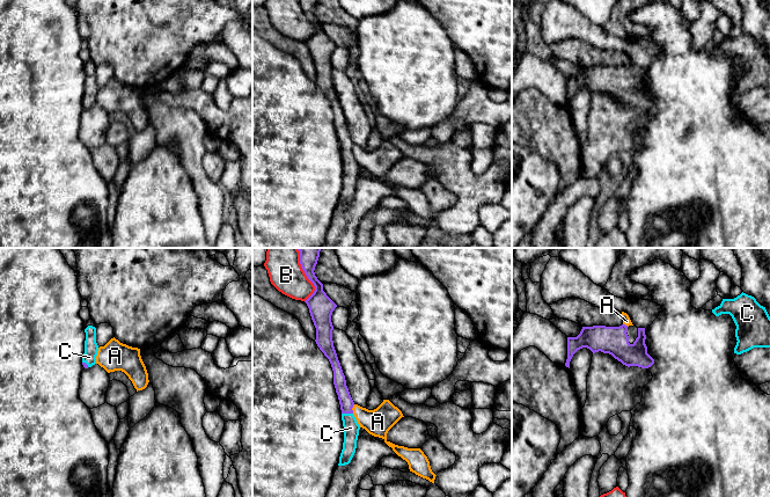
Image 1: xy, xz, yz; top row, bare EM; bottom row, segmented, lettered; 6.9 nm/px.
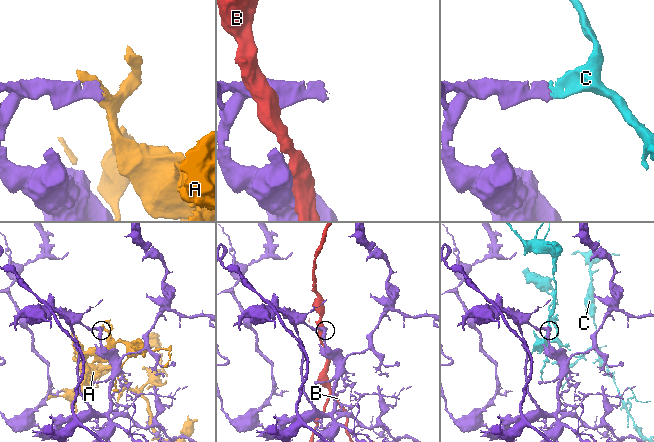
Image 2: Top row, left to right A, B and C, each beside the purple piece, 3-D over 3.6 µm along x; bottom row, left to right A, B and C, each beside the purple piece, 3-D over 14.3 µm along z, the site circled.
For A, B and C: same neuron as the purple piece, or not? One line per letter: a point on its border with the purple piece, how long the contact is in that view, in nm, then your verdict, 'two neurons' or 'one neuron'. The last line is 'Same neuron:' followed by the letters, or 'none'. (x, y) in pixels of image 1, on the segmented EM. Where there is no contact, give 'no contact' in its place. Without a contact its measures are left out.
A: contact xz (351, 409); length 70 nm; two neurons
B: contact xz (306, 275); length 380 nm; two neurons
C: contact xz (347, 413); length 80 nm; one neuron
Same neuron: C

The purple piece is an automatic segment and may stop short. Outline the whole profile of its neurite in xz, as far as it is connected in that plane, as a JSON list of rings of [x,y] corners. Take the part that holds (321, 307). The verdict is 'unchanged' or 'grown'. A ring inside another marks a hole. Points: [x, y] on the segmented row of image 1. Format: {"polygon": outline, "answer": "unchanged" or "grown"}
{"polygon": [[[298,248],[300,264],[307,278],[314,284],[314,293],[305,301],[316,328],[316,344],[329,359],[333,371],[333,385],[338,395],[342,421],[344,426],[344,443],[338,466],[349,465],[355,453],[360,425],[353,415],[354,402],[346,386],[345,375],[338,360],[333,341],[331,315],[337,305],[323,291],[323,284],[315,276],[321,248]]], "answer": "grown"}

